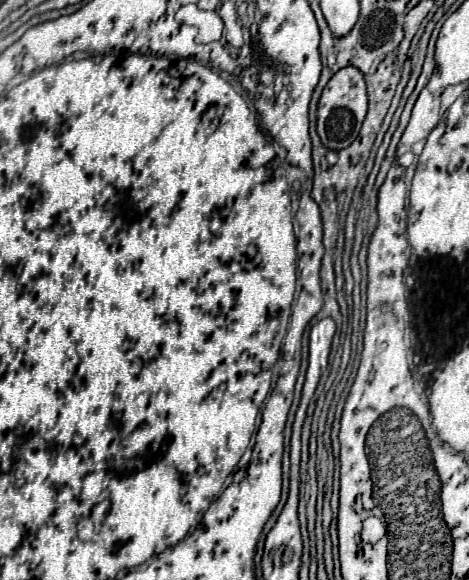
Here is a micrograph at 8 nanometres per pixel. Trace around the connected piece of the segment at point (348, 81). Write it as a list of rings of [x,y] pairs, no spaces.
[[[352,66],[338,70],[326,84],[322,98],[318,102],[318,136],[322,144],[330,150],[348,148],[360,134],[366,110],[368,110],[368,96],[366,96],[364,74]]]

